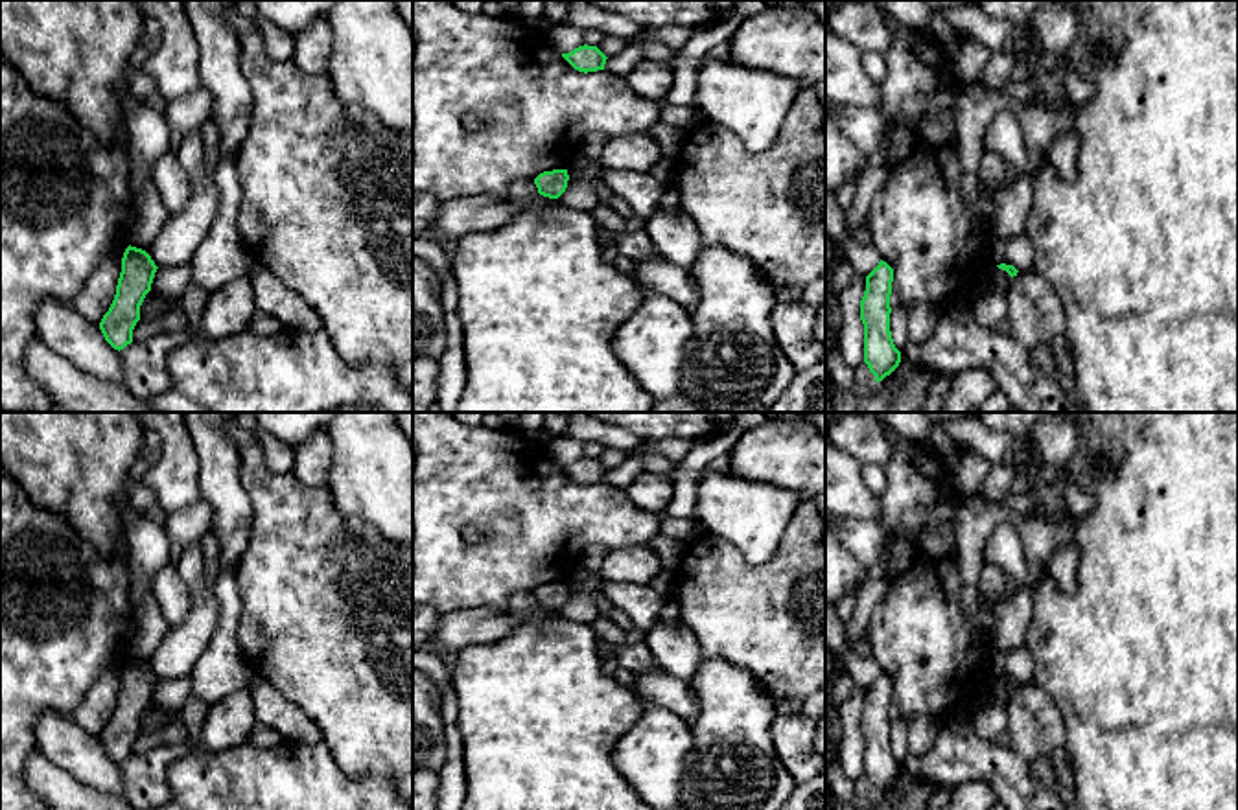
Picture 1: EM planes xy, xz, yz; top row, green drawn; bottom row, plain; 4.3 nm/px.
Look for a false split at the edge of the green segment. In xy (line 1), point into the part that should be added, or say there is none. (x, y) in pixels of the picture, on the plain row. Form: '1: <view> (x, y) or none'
1: none

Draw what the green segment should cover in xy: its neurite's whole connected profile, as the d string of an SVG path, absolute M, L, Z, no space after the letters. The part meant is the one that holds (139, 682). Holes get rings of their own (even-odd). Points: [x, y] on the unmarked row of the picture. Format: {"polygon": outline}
{"polygon": "M131 657L125 661L114 712L99 735L105 753L118 764L133 755L140 718L151 703L157 681L146 663Z"}

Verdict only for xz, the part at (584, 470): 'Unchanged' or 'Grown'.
Unchanged

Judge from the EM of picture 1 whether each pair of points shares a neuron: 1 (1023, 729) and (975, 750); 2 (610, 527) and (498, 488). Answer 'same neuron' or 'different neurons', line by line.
1: different neurons
2: same neuron

